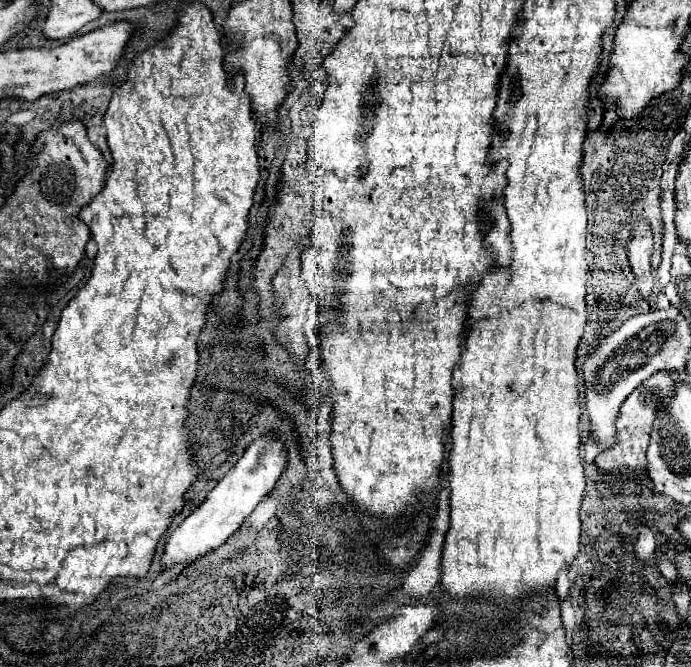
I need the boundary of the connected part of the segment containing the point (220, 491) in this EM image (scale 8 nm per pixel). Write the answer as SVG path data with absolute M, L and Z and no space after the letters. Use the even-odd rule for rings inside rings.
M261 437L253 441L243 457L235 463L235 467L217 483L213 491L207 493L205 501L169 535L165 551L161 555L163 565L191 565L213 549L221 547L227 537L231 537L241 527L245 517L249 517L251 511L263 501L263 497L275 487L279 475L285 469L285 461L287 453L275 437Z

